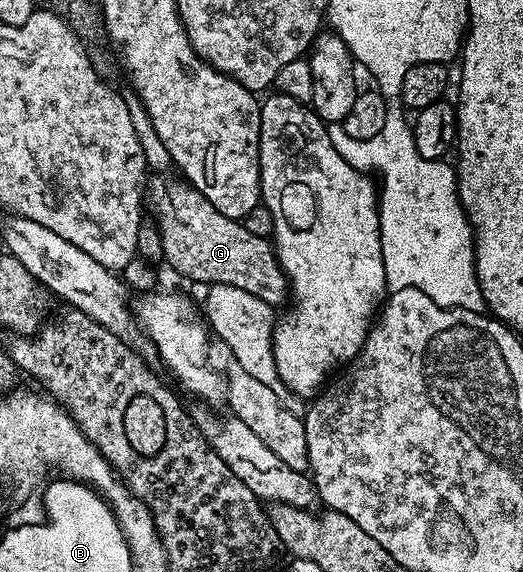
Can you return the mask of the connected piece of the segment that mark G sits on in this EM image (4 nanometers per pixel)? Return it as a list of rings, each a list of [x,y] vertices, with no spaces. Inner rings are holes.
[[[156,179],[146,187],[146,207],[156,214],[154,222],[162,237],[164,263],[196,283],[246,289],[246,293],[254,293],[258,301],[266,301],[274,309],[279,308],[279,303],[287,304],[290,299],[288,277],[278,261],[273,240],[250,233],[241,220],[218,213],[191,183],[179,182]]]

